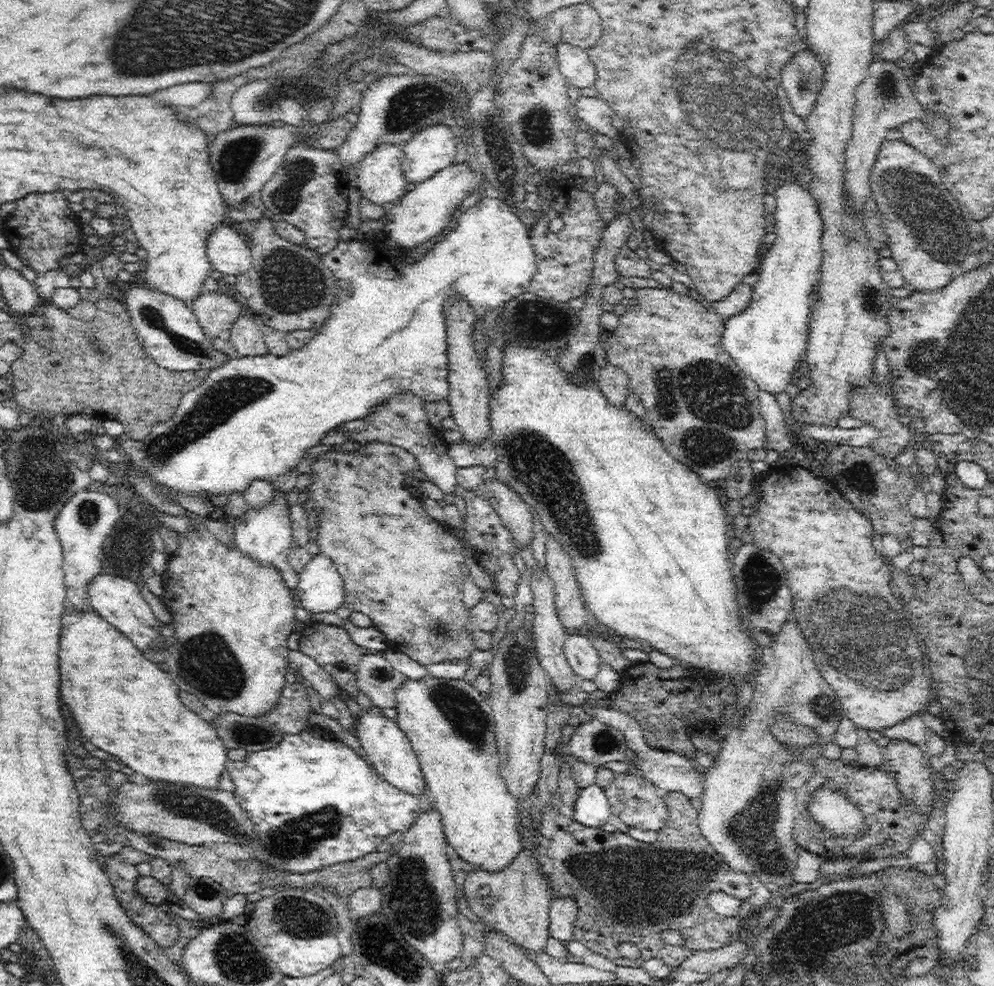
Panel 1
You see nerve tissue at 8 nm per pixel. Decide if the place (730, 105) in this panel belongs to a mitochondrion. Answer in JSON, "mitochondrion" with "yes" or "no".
{"mitochondrion":"yes"}

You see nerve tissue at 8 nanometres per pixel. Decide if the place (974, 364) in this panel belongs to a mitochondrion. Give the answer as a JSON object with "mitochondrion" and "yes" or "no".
{"mitochondrion":"yes"}

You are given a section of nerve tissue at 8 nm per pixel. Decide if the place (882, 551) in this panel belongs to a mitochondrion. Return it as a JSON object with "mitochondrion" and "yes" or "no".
{"mitochondrion":"no"}

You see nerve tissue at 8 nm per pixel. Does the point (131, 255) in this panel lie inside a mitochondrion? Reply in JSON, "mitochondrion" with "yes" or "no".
{"mitochondrion":"no"}

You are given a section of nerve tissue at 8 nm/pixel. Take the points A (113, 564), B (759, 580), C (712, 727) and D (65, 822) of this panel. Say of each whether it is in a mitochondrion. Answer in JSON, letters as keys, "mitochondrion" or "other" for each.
{"A":"other","B":"mitochondrion","C":"other","D":"other"}

